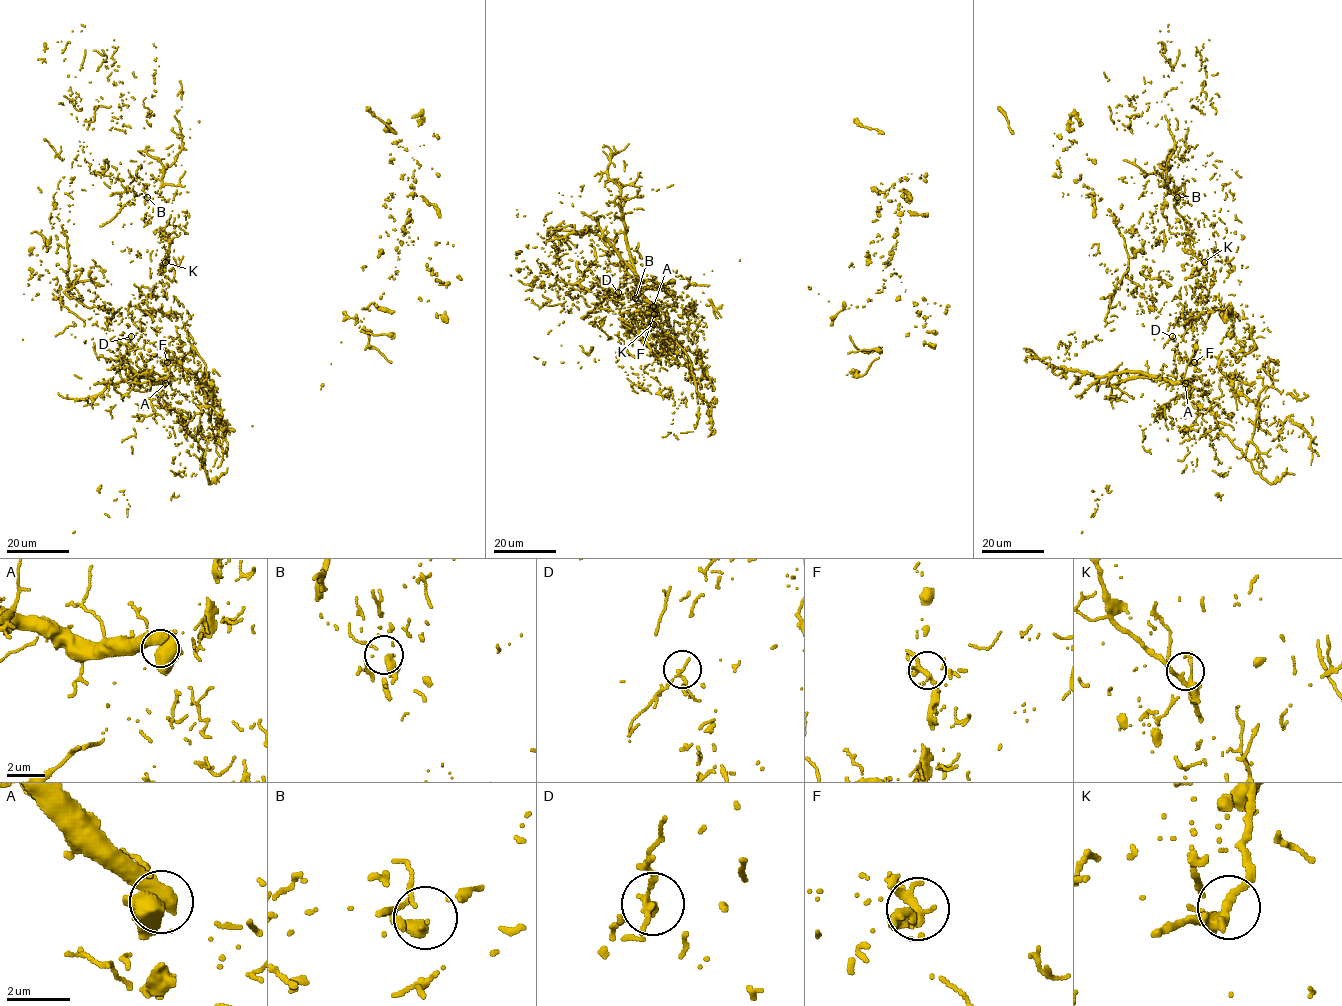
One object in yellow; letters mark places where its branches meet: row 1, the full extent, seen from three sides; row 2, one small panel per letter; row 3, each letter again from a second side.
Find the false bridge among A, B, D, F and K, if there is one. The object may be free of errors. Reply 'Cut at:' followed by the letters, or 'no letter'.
Cut at: D

